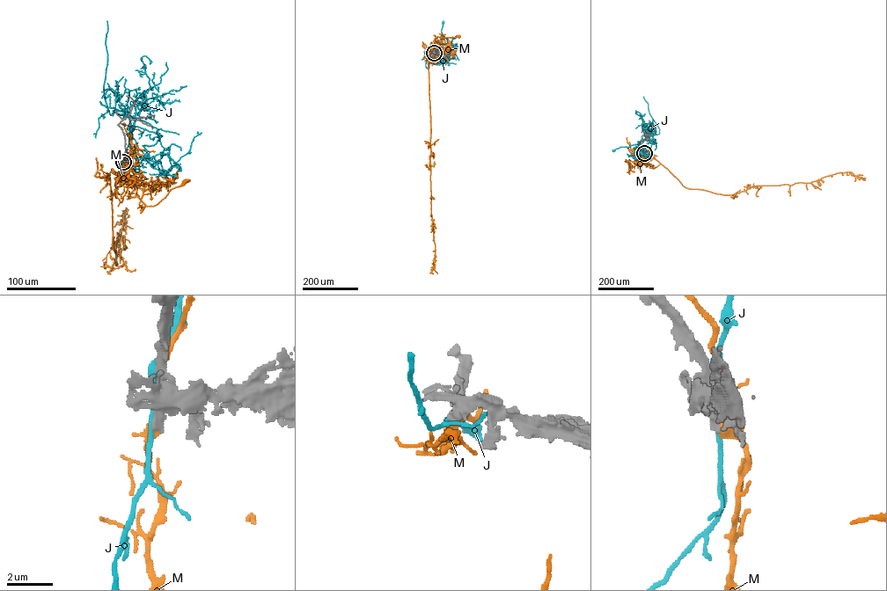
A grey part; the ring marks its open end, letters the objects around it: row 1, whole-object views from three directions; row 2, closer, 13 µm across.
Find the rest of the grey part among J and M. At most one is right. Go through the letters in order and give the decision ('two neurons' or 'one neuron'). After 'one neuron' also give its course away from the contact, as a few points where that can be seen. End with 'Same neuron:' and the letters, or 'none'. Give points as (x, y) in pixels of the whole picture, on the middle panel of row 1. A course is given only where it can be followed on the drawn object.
J: two neurons
M: two neurons
Same neuron: none

